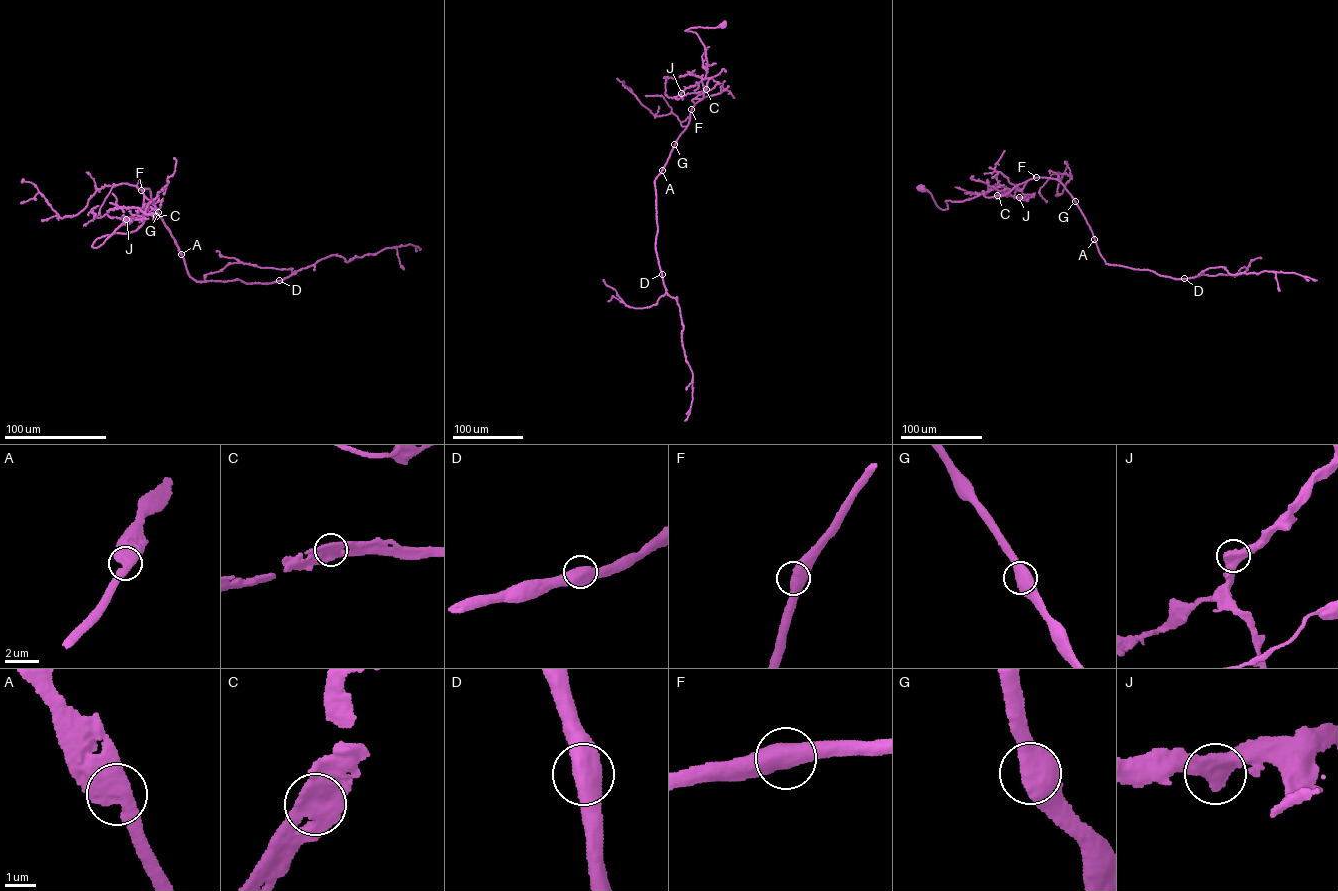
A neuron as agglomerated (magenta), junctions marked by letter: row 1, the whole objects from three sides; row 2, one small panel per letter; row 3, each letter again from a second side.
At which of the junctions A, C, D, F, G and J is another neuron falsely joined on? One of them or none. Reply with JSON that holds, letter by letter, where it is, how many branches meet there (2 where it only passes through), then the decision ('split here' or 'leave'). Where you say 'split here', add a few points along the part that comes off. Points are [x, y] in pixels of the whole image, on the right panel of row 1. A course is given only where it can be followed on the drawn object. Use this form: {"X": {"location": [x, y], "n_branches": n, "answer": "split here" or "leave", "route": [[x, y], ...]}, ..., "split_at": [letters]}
{"A": {"location": [1094, 239], "n_branches": 2, "answer": "leave"}, "C": {"location": [997, 195], "n_branches": 2, "answer": "leave"}, "D": {"location": [1184, 278], "n_branches": 2, "answer": "leave"}, "F": {"location": [1036, 177], "n_branches": 2, "answer": "leave"}, "G": {"location": [1075, 201], "n_branches": 2, "answer": "leave"}, "J": {"location": [1019, 197], "n_branches": 2, "answer": "leave"}, "split_at": []}

